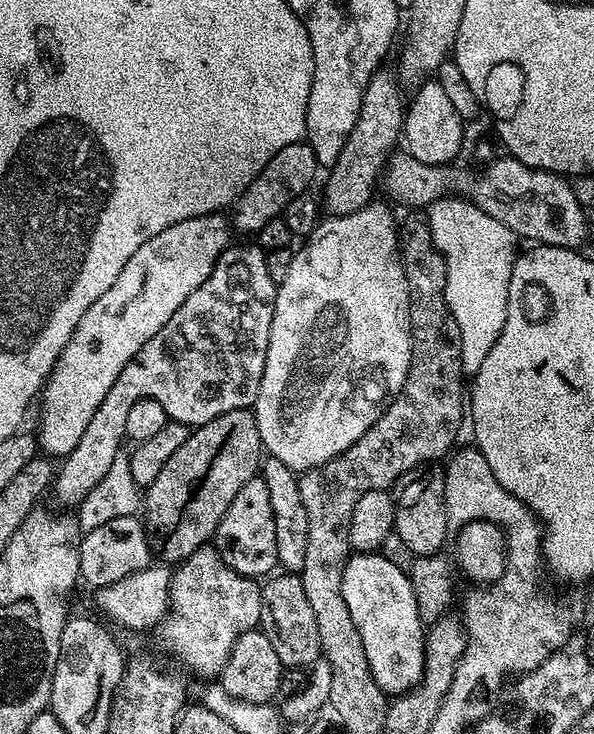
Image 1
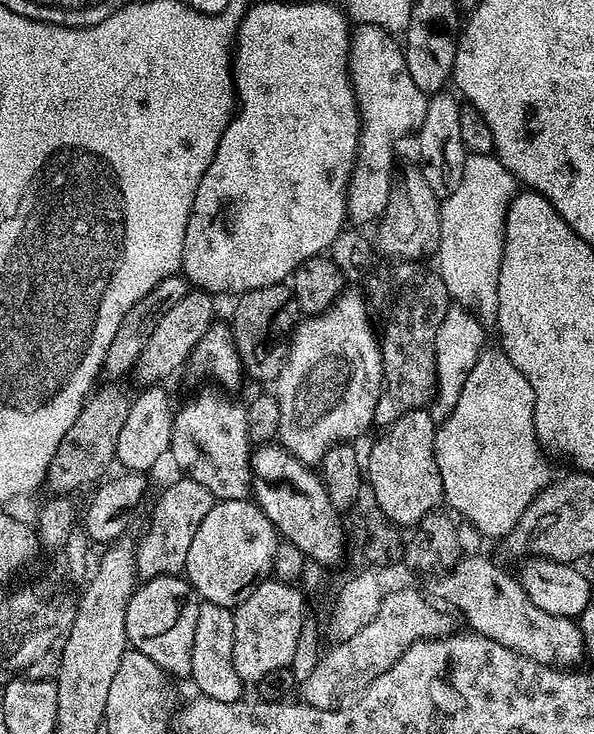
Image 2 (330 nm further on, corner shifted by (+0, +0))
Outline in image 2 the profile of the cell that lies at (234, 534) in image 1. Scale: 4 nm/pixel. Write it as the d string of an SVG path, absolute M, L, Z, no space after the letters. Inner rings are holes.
M251 499L216 500L190 542L183 575L201 601L235 610L256 585L272 576L277 543L275 526Z

